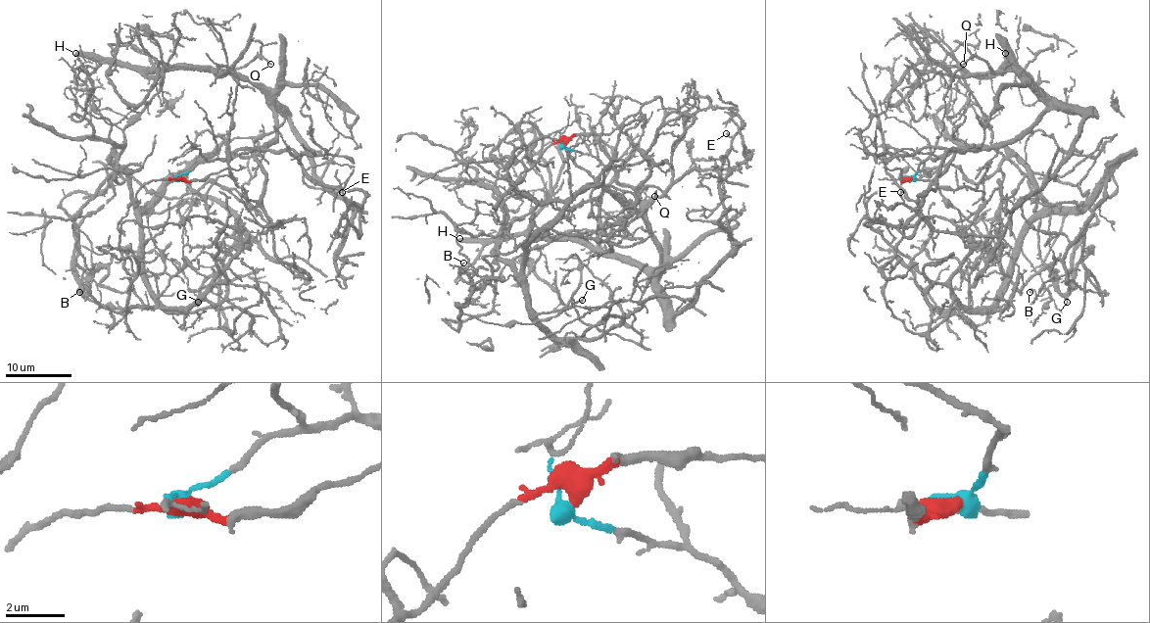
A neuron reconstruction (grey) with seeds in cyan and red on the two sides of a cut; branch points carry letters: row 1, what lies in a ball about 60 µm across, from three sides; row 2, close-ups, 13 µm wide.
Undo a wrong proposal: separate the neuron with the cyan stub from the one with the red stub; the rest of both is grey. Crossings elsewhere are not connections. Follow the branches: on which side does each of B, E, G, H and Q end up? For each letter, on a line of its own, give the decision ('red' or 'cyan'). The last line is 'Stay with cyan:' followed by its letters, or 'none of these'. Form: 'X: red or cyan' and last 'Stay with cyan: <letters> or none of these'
B: red
E: cyan
G: red
H: cyan
Q: cyan
Stay with cyan: E, H, Q

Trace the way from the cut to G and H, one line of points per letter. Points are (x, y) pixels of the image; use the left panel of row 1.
G: (180, 178), (147, 181), (118, 226), (130, 285), (103, 269), (79, 287), (74, 249), (164, 254), (199, 302)
H: (180, 178), (199, 164), (263, 147), (276, 135), (276, 112), (266, 97), (223, 71), (124, 68), (74, 53)

